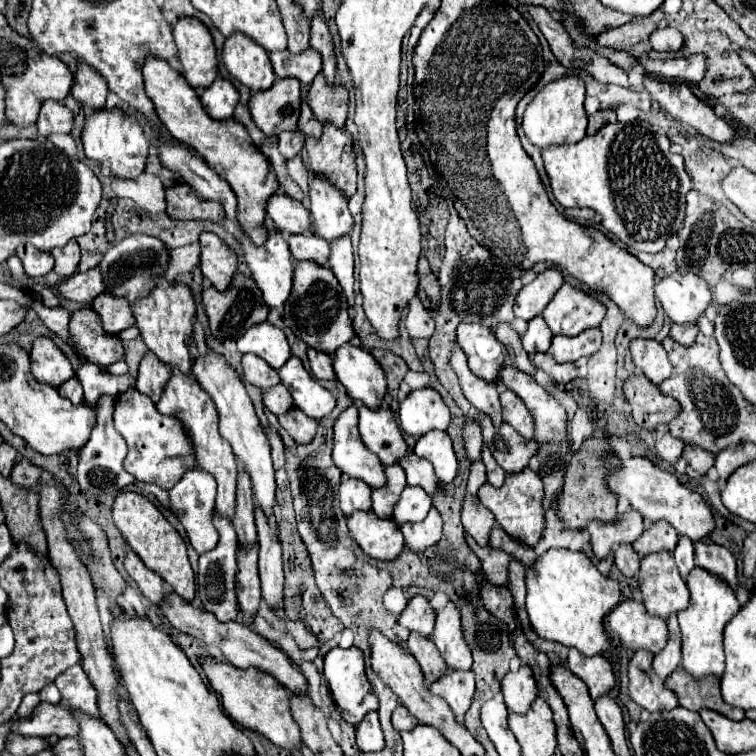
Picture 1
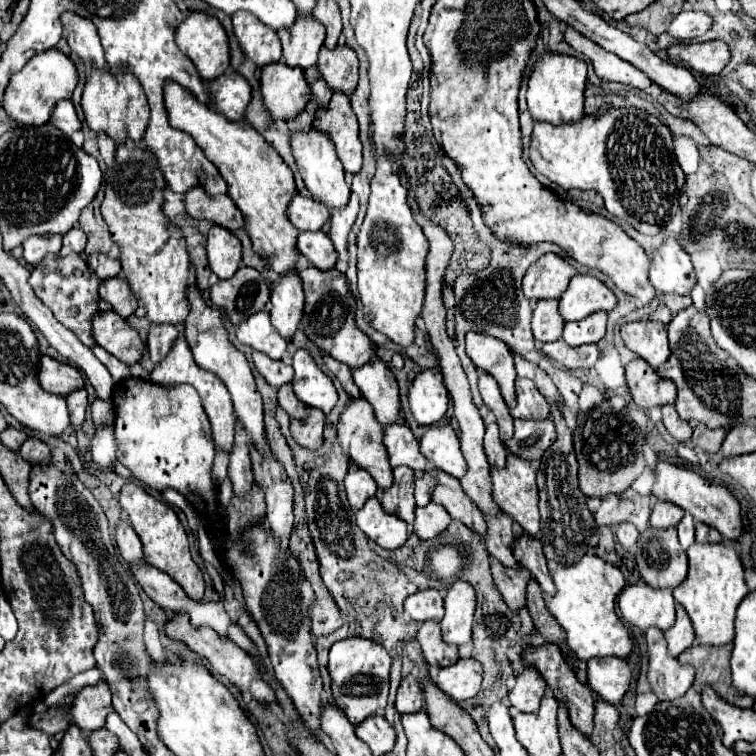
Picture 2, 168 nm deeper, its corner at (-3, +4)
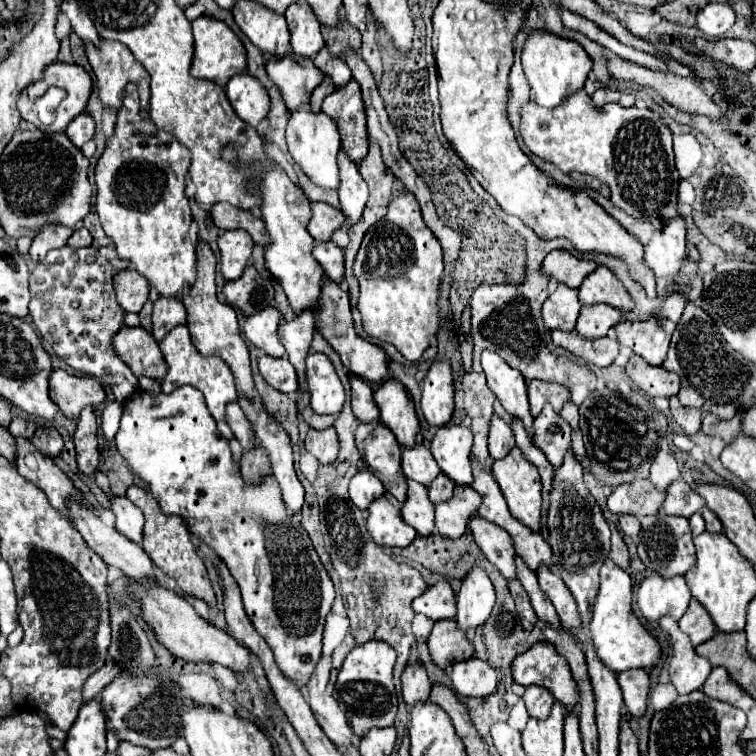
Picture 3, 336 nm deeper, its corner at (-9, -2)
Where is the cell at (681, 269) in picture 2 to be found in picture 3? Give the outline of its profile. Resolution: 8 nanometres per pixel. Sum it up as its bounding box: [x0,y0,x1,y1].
[644,218,686,280]

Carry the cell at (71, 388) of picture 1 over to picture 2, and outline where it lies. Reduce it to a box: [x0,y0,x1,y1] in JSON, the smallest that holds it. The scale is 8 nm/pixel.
[66,390,88,432]

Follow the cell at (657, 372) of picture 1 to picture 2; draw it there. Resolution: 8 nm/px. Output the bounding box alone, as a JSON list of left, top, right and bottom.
[620,320,670,368]

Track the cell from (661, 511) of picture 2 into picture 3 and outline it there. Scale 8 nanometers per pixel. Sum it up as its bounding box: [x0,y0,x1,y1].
[662,480,704,518]

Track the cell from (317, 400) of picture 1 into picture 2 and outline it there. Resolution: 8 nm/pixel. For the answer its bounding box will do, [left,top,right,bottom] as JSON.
[292,350,338,414]

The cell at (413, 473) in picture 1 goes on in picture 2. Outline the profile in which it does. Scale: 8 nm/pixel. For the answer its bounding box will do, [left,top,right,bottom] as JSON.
[432,470,486,538]

